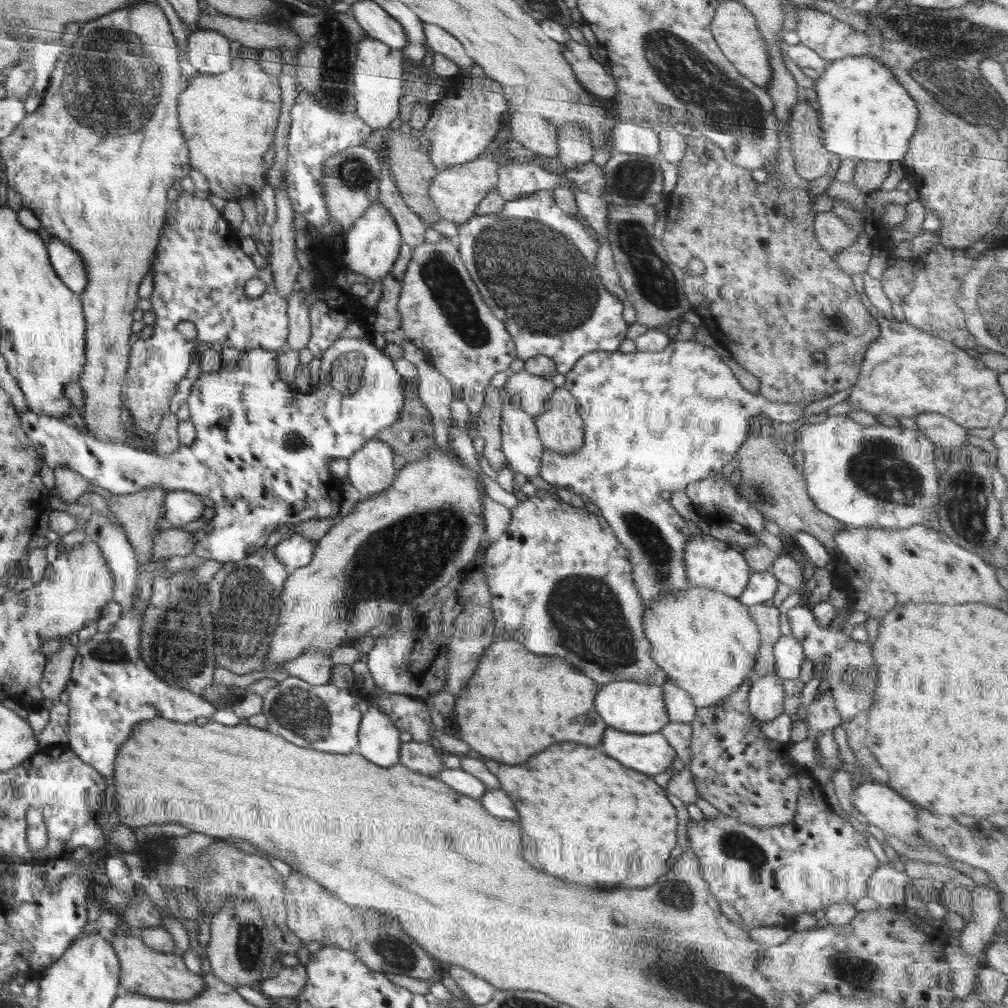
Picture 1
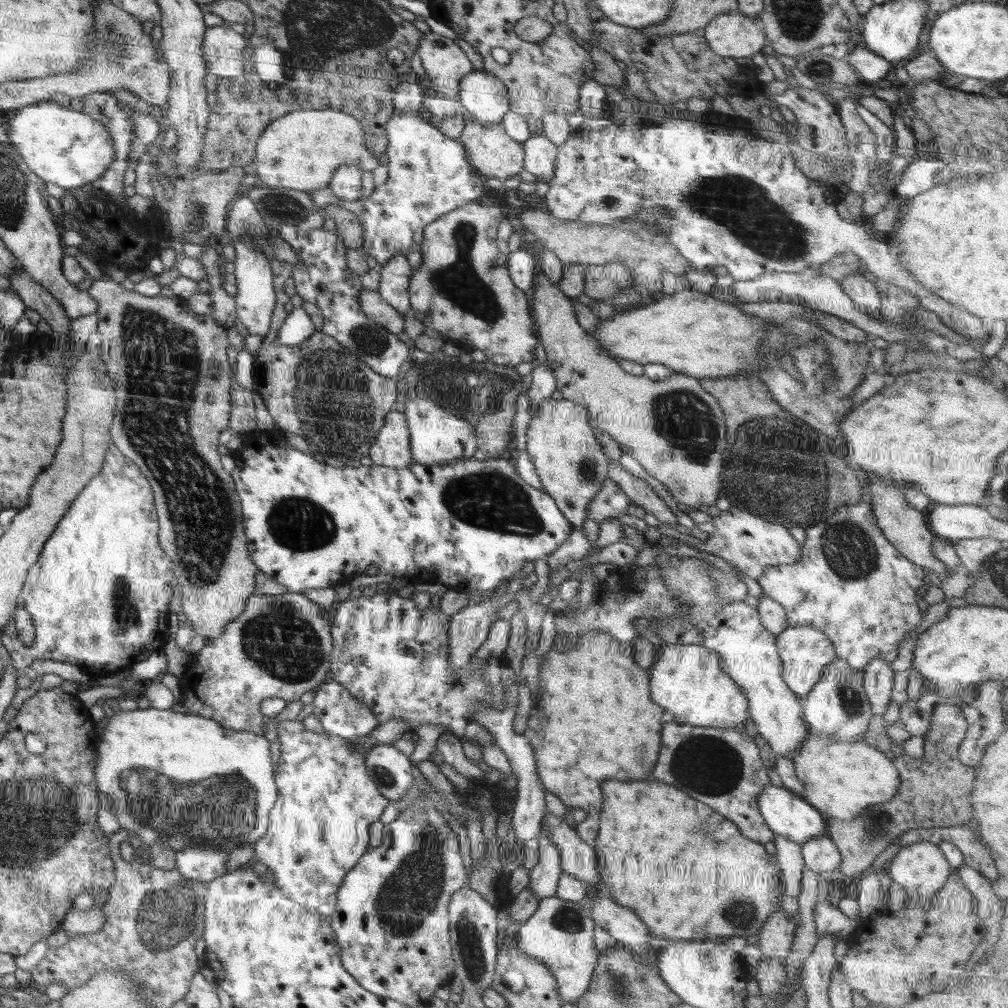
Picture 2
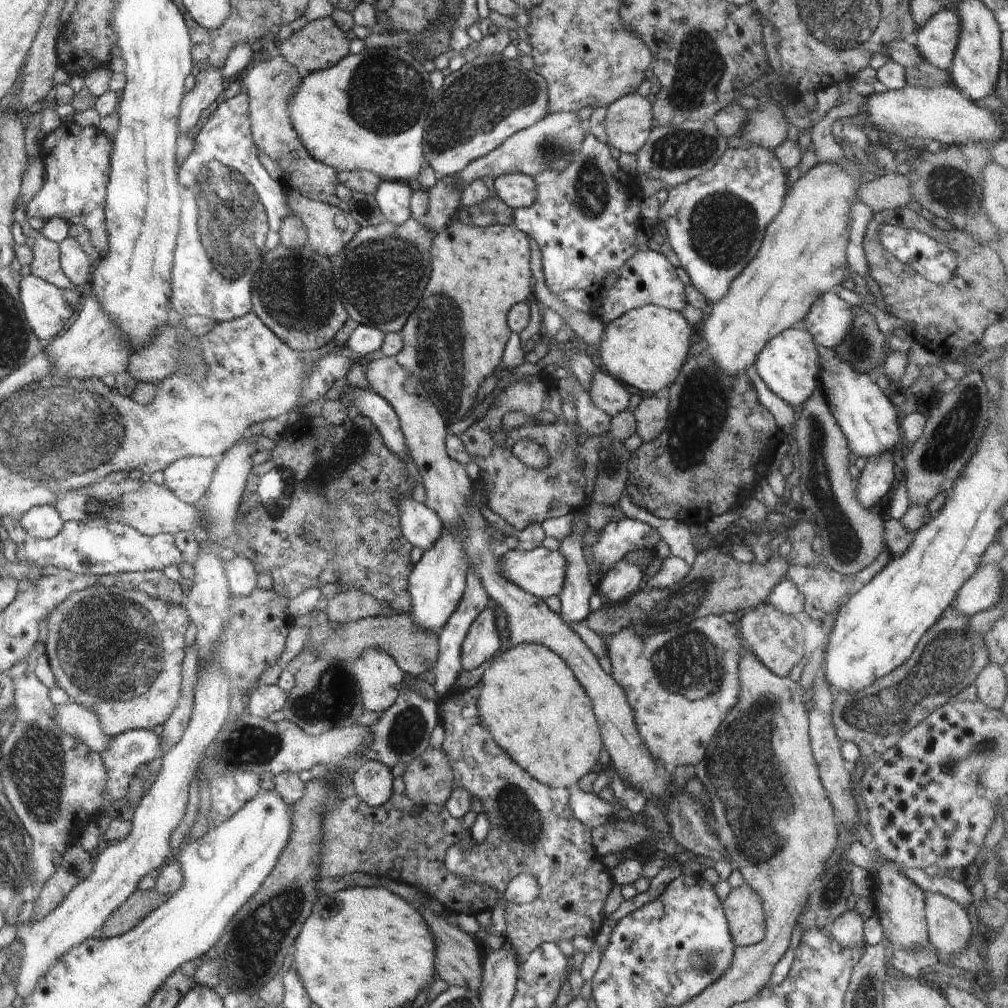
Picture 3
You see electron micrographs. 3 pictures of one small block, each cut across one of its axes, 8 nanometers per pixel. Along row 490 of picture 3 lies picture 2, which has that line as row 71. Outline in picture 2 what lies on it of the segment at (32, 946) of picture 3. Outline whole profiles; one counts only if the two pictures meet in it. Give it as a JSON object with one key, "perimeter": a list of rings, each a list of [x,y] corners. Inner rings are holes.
{"perimeter":[[[214,26],[204,34],[202,53],[207,72],[219,78],[232,78],[244,72],[244,50],[248,40],[229,26]]]}

